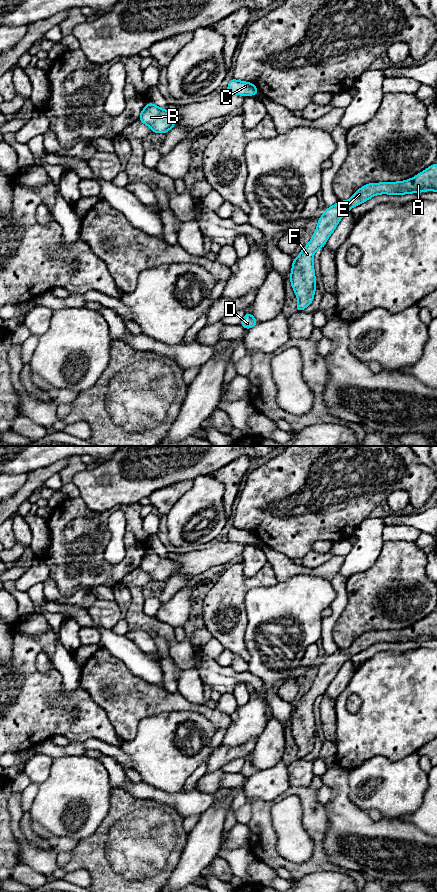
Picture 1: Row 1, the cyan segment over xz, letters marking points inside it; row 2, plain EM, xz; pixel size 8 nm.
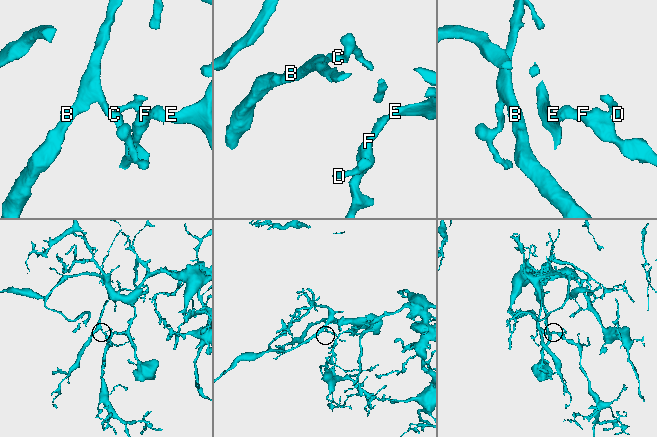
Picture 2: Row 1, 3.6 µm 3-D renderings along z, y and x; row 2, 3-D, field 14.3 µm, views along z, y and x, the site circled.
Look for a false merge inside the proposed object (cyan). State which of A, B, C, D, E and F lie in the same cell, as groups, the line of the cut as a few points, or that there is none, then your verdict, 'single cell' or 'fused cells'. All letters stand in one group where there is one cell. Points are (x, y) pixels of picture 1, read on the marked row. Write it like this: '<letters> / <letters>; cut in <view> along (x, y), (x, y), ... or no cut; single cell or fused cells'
A B C D E F; no cut; single cell

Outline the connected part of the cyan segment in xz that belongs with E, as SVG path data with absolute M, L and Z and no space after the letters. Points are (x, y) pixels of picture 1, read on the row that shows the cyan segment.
M437 163L432 164L415 177L405 181L366 184L357 190L349 200L338 201L334 206L325 208L324 214L318 219L318 225L313 233L311 241L302 249L299 256L293 259L290 282L298 298L296 306L297 312L303 311L314 300L314 293L317 286L313 264L315 251L319 248L324 248L327 239L333 233L341 218L350 211L352 207L363 204L365 201L378 194L405 195L409 193L420 193L423 191L437 191Z

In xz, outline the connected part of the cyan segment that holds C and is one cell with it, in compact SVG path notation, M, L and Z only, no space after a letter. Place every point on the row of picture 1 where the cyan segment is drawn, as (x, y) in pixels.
M234 78L229 81L227 91L229 94L238 94L244 96L253 96L259 92L254 84L250 82L238 81Z

